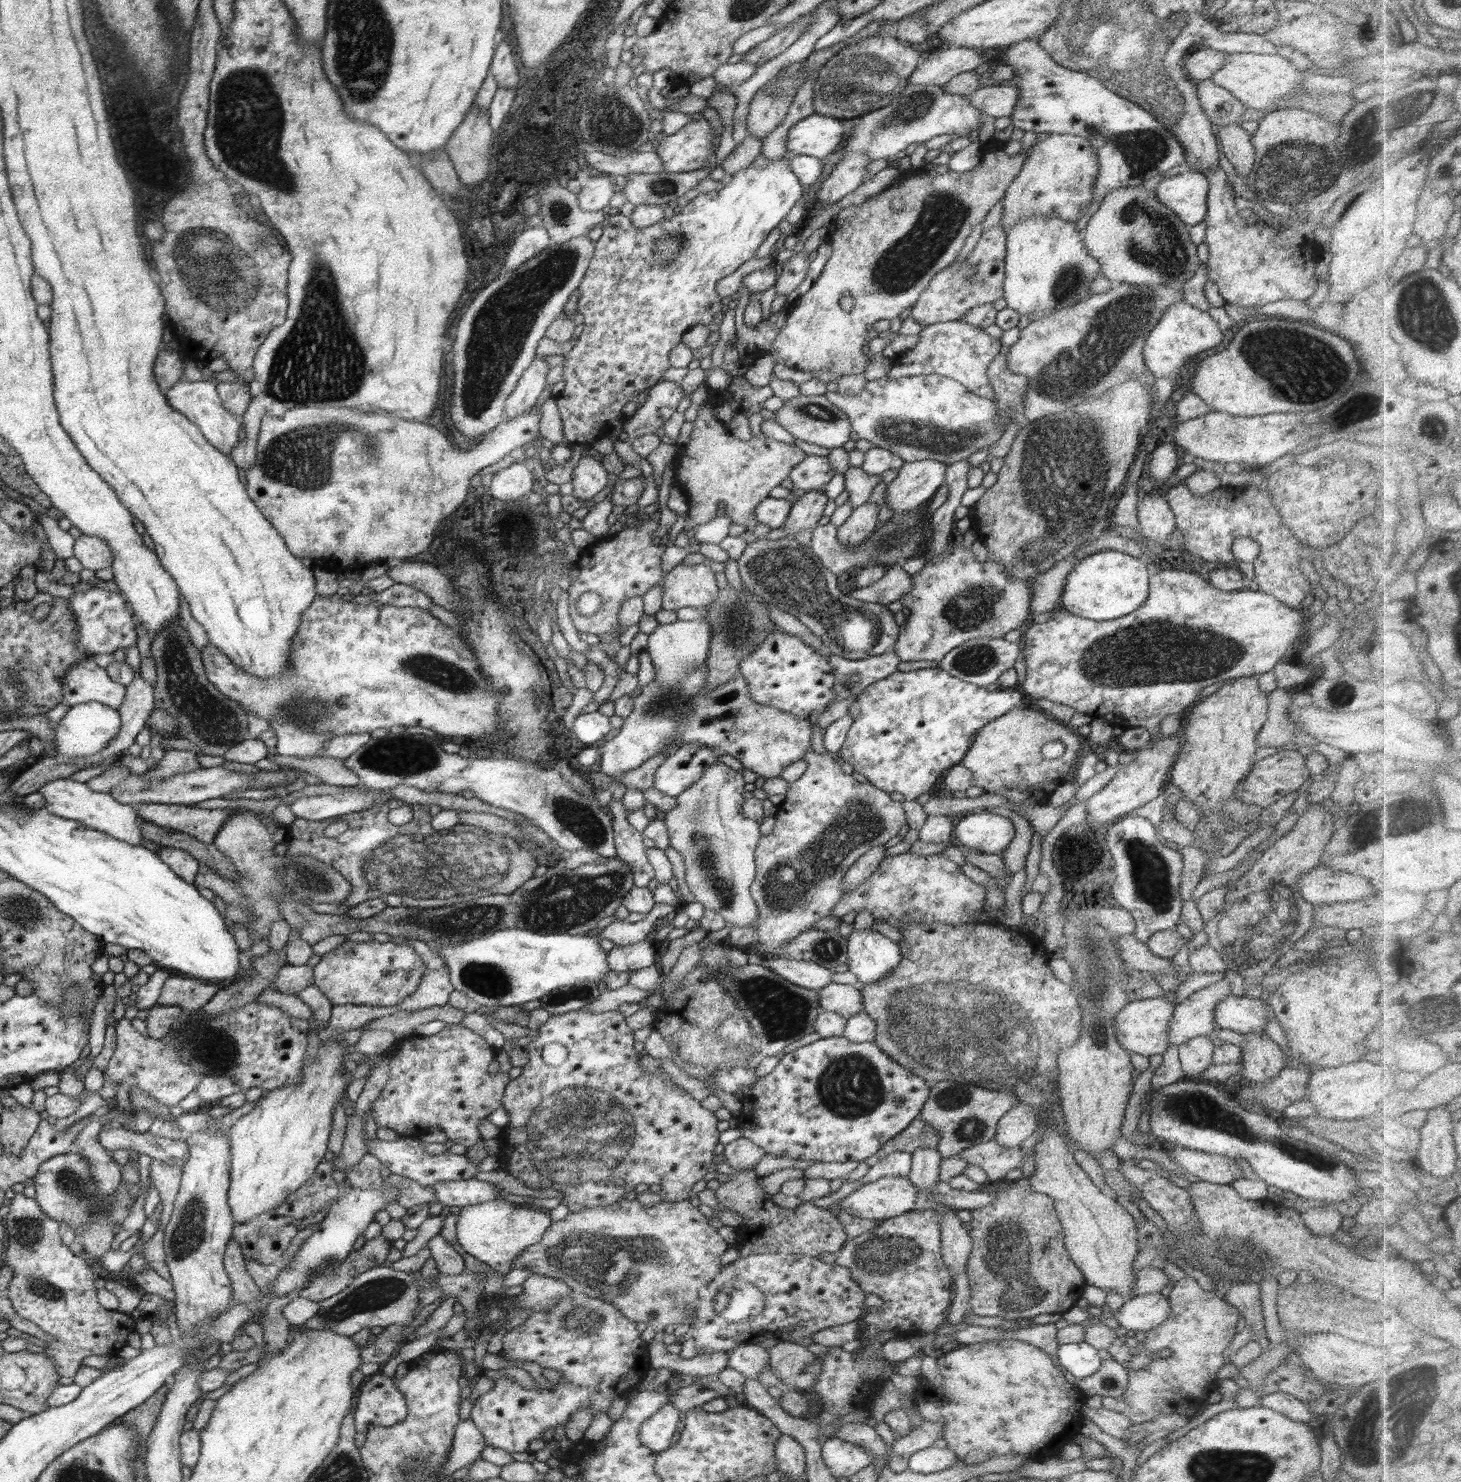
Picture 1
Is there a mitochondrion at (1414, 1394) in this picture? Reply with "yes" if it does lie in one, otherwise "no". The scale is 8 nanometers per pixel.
yes

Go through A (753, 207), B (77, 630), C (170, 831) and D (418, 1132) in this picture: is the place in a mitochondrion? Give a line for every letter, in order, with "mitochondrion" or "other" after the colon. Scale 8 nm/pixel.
A: other
B: other
C: other
D: other

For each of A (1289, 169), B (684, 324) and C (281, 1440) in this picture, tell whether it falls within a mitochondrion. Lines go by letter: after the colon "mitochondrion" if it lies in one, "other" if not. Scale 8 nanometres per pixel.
A: mitochondrion
B: other
C: other

